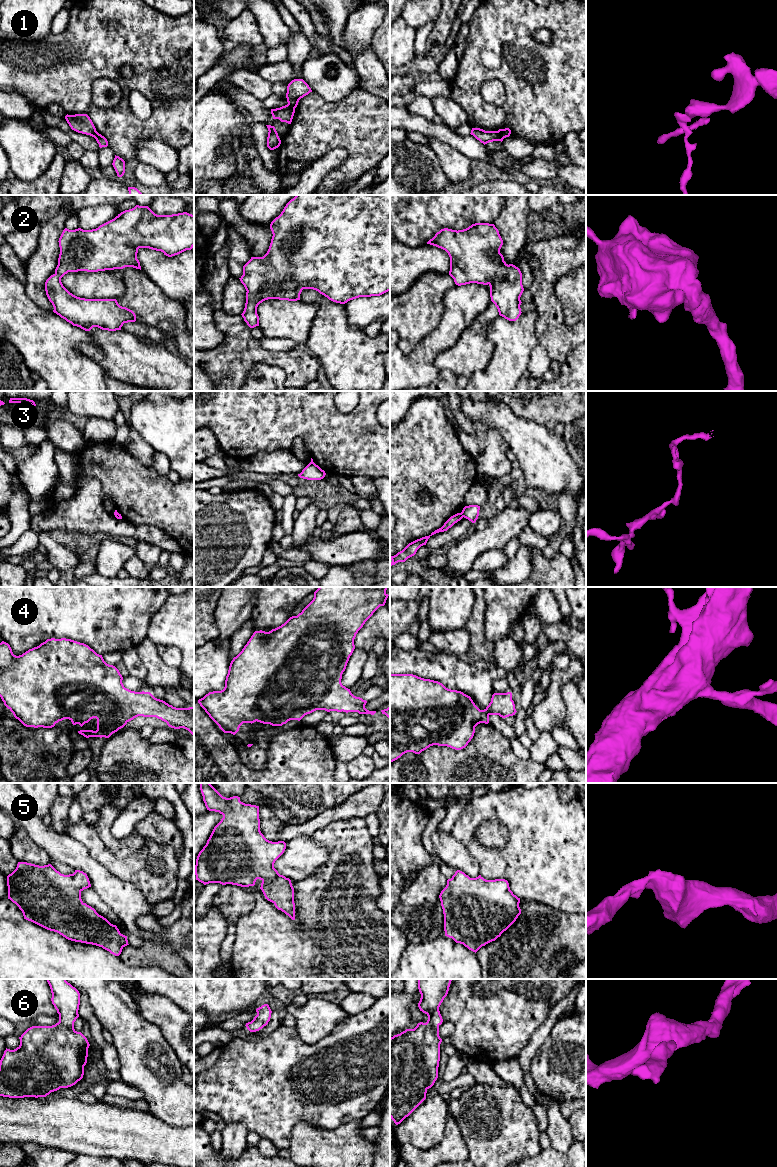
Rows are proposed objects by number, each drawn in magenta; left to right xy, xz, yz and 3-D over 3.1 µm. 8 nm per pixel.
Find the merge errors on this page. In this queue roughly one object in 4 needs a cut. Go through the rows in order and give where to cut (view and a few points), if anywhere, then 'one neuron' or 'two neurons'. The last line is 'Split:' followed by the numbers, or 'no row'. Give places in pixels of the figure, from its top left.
1: yz (495, 131), (502, 139) | two neurons
2: no cut | one neuron
3: yz (461, 512), (463, 516) | two neurons
4: no cut | one neuron
5: no cut | one neuron
6: no cut | one neuron
Split: 1, 3

